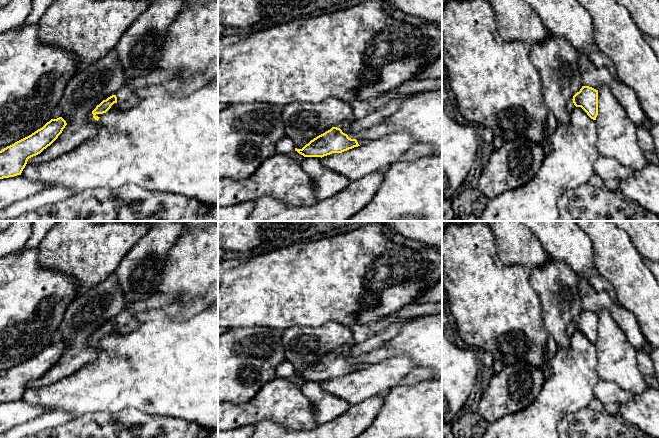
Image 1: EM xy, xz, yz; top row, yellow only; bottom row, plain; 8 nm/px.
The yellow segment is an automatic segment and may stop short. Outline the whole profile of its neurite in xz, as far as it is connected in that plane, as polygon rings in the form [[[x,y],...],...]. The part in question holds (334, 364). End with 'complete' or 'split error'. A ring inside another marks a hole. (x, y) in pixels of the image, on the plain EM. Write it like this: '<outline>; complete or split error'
[[[406,321],[392,323],[382,332],[374,334],[370,339],[347,345],[339,352],[332,351],[325,357],[317,360],[306,368],[302,373],[295,372],[304,381],[324,381],[332,377],[342,377],[354,371],[360,370],[356,363],[348,361],[349,357],[357,357],[374,348],[383,346],[395,337]]]; split error

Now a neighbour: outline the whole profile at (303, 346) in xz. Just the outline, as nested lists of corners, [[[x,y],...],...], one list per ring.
[[[329,322],[317,328],[294,326],[284,330],[282,342],[285,358],[302,373],[317,360],[330,354],[336,348],[354,345],[350,327]]]

